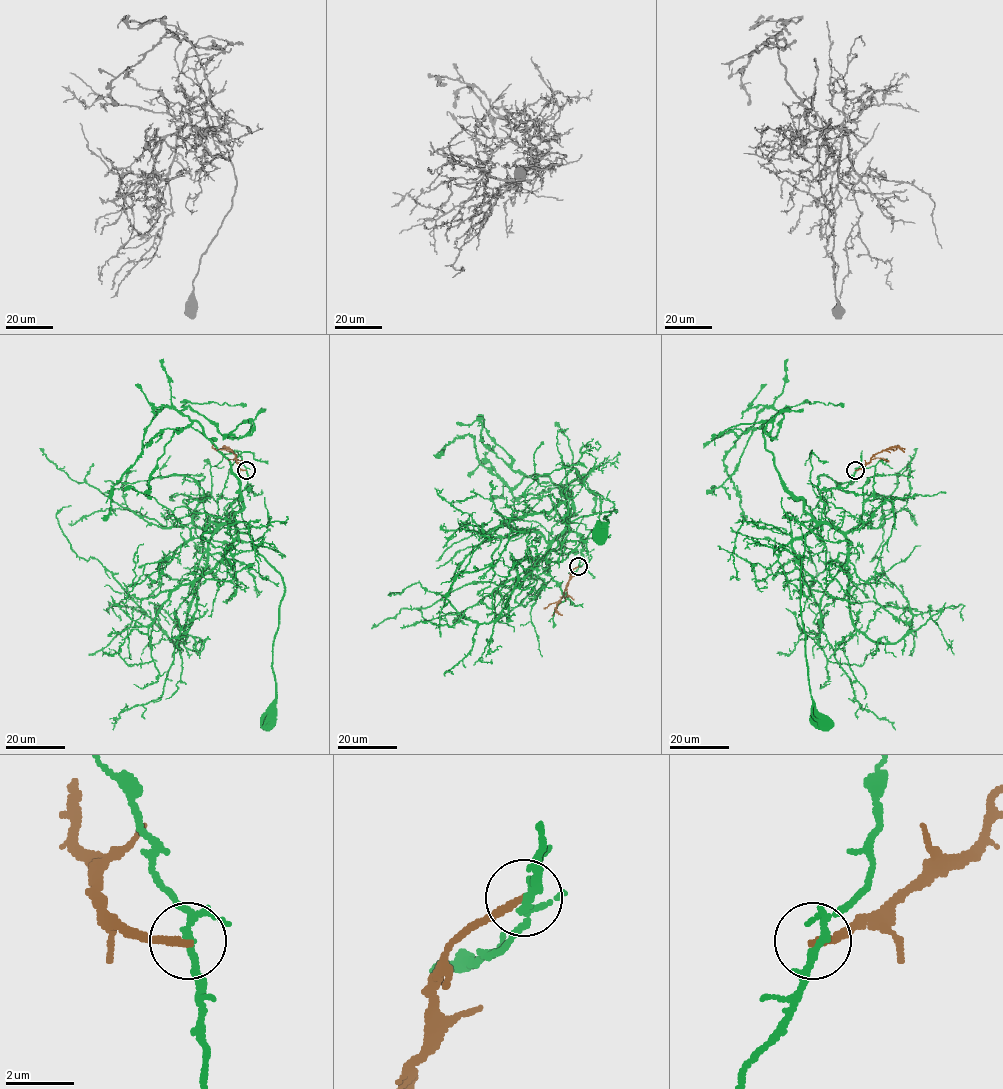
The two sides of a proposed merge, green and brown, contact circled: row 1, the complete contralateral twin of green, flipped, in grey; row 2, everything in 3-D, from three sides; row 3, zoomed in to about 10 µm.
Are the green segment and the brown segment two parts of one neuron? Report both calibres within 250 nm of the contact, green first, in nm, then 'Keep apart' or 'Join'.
Thickness 170 nm (green) against 240 nm. Keep apart

